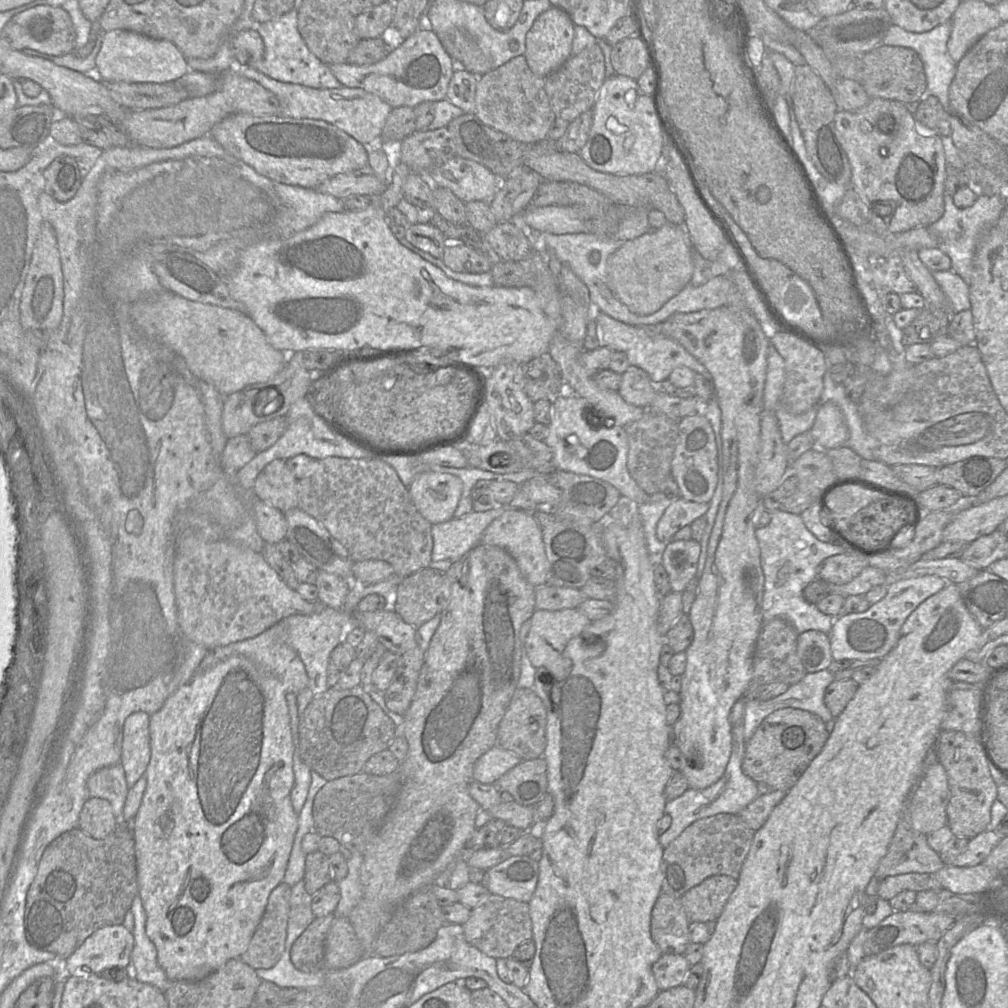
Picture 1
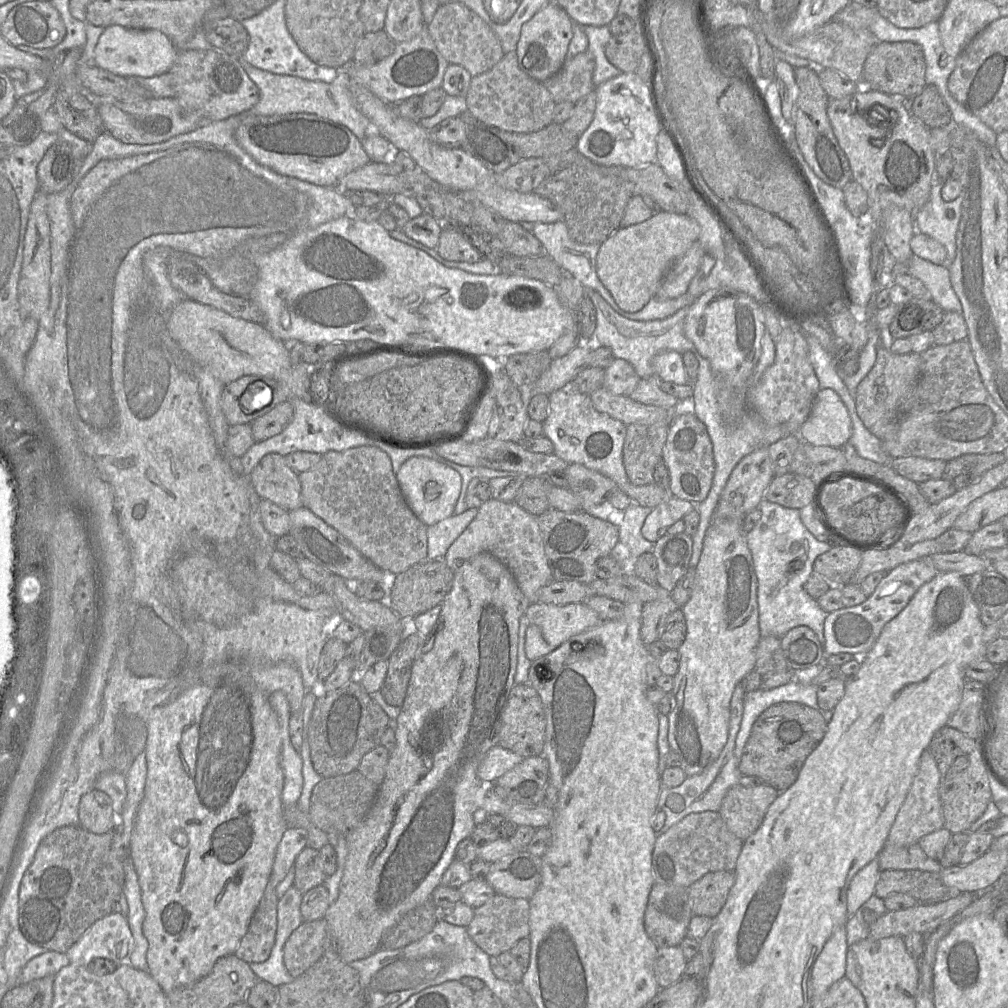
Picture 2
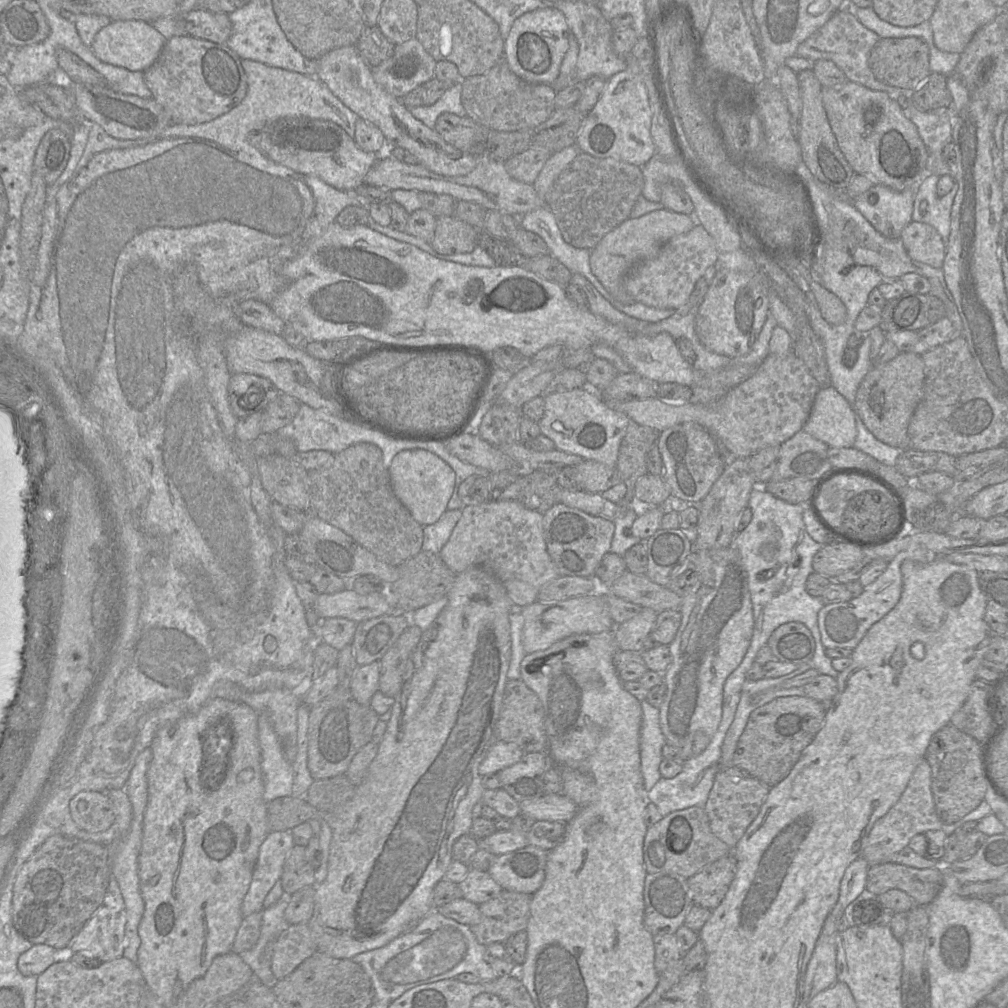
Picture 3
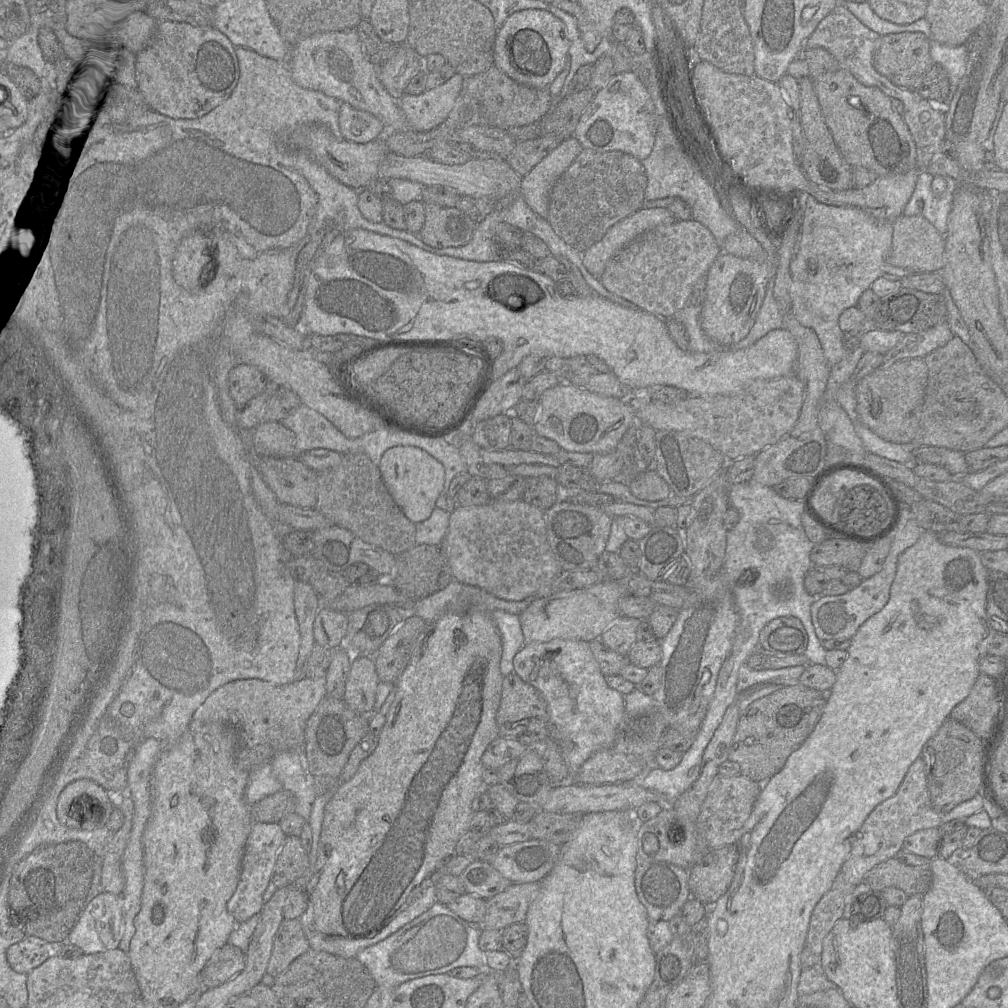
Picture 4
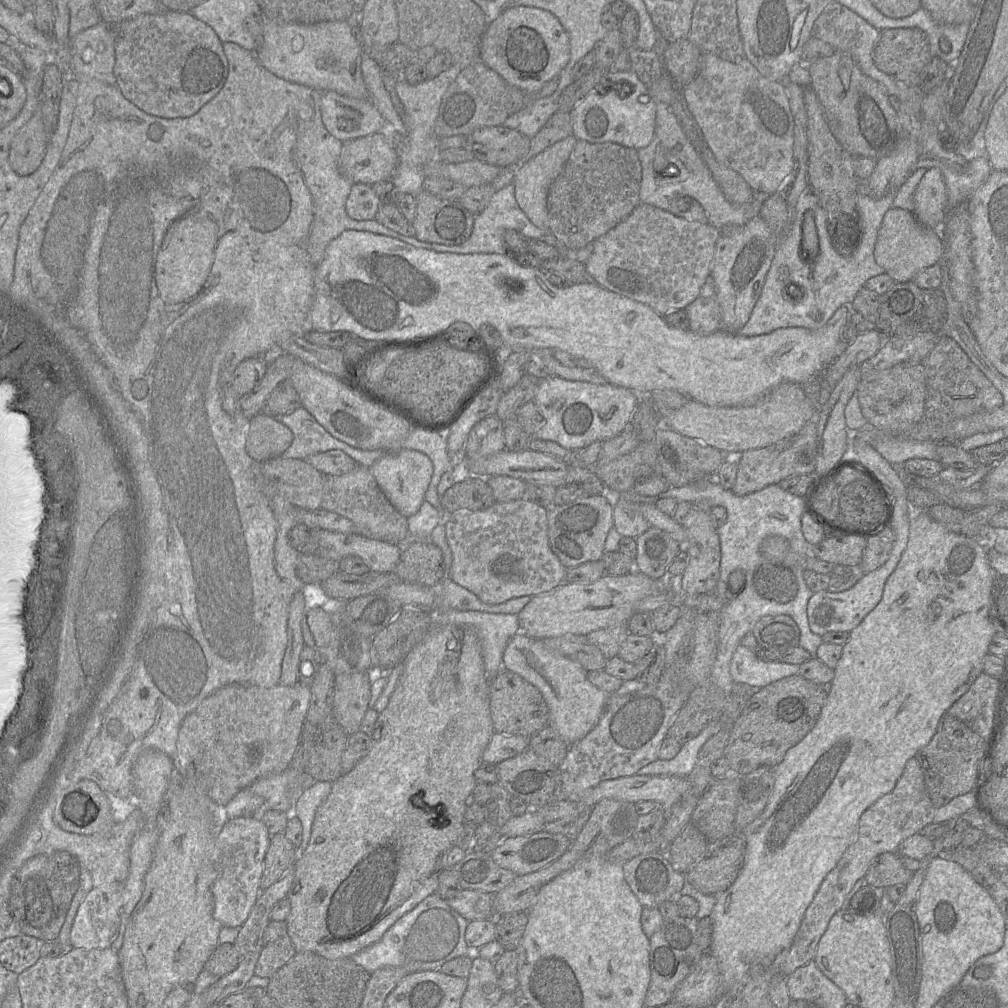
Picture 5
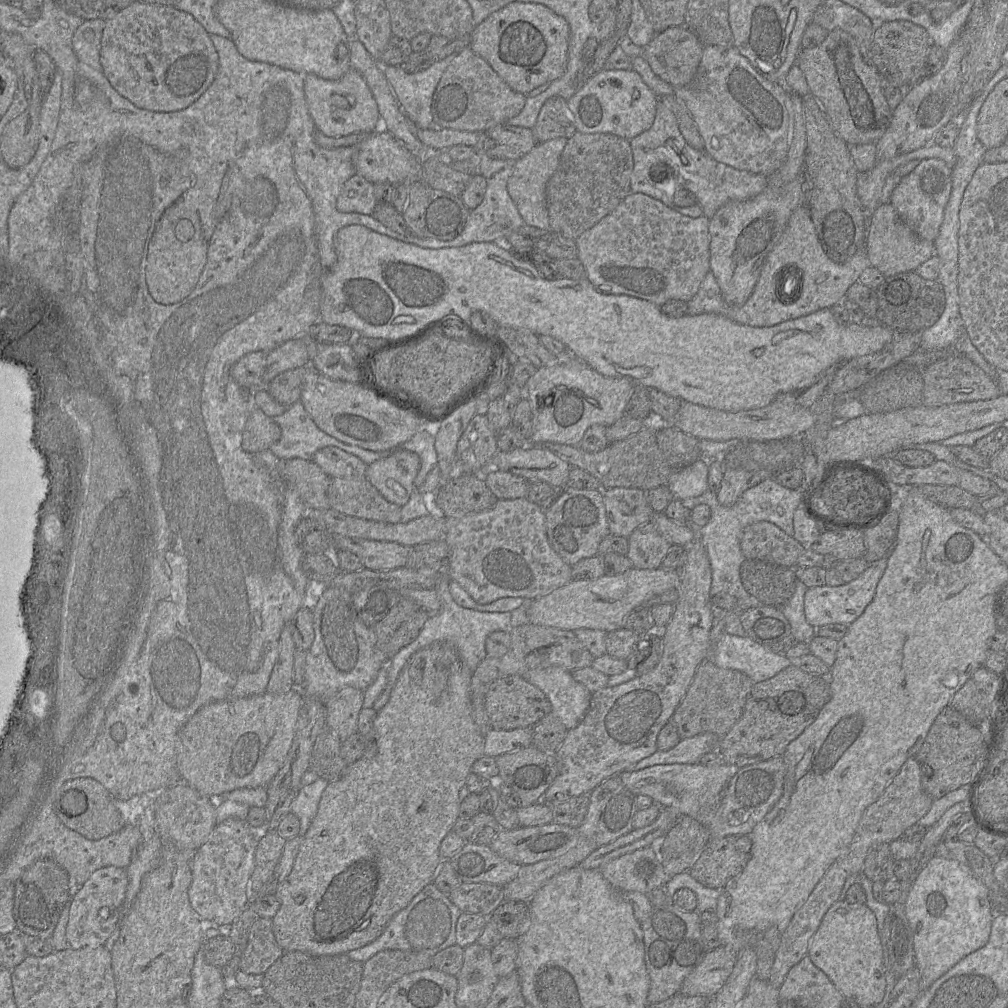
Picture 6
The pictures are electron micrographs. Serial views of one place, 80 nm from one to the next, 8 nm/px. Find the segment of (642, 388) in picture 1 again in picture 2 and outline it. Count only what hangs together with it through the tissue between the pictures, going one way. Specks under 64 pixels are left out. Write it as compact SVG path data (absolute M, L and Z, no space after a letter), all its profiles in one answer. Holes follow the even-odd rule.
M615 358L604 370L602 388L616 395L629 396L640 379L629 362Z

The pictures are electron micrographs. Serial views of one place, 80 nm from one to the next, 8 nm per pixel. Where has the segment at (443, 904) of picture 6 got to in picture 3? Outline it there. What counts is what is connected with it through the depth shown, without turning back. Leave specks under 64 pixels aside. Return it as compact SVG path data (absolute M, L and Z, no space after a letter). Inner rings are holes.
M436 909L419 924L388 944L352 958L369 976L374 988L374 1001L388 1002L414 987L471 973L482 981L498 978L486 961L486 946L478 942L468 925L443 916Z

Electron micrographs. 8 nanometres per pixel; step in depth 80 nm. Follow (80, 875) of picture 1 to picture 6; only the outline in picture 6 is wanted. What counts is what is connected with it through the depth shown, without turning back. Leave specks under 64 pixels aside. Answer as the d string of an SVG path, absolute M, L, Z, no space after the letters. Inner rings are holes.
M50 859L36 861L21 874L15 885L13 916L17 932L50 940L60 914L70 900L71 882L67 871Z

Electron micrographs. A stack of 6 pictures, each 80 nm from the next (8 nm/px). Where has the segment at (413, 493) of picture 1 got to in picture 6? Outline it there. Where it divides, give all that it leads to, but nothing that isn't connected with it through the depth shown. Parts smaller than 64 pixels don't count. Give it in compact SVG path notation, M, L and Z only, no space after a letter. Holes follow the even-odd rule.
M398 451L389 457L379 459L368 465L365 477L391 503L402 507L415 489L414 480L420 469L420 459L416 453Z

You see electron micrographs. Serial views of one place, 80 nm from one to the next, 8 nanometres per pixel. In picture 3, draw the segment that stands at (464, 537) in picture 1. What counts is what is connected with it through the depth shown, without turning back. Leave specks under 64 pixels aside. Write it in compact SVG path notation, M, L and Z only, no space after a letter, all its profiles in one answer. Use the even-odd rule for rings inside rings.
M461 509L446 510L437 522L423 526L422 551L439 554L461 515Z

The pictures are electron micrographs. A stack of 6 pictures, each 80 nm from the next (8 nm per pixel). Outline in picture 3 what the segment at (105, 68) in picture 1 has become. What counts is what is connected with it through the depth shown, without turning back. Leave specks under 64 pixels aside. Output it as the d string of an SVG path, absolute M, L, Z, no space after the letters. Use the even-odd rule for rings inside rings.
M112 21L95 35L91 49L94 55L104 63L133 72L144 72L157 60L165 42L163 35L147 22Z

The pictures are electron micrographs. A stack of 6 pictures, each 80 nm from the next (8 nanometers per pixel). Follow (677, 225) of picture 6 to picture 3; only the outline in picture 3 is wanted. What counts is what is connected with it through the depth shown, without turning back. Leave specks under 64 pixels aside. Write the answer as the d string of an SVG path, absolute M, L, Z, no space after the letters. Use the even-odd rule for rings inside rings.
M696 224L689 232L677 235L665 243L659 253L652 259L636 265L625 277L624 288L634 301L659 309L678 309L690 296L697 280L706 269L715 265L719 251L714 238L701 224Z

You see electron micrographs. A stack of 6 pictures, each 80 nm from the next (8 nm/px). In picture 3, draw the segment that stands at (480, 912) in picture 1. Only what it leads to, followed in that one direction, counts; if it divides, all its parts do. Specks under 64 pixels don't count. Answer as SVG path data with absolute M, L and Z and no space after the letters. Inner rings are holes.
M503 890L495 898L479 905L481 921L470 927L479 943L488 946L495 942L503 943L520 931L526 931L530 913L530 894Z

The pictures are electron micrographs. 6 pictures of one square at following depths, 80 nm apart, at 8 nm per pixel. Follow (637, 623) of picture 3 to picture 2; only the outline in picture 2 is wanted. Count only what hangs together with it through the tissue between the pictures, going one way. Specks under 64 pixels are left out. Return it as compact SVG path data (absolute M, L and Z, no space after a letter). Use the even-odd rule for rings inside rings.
M671 596L644 604L641 639L646 645L660 640L667 617L678 608Z

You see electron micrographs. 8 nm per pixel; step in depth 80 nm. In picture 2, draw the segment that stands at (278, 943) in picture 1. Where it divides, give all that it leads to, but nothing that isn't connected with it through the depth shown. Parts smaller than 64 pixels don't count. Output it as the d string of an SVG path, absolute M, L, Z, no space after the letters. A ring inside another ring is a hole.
M275 891L264 892L248 931L234 953L237 957L247 963L262 963L269 959L276 940L279 900Z

